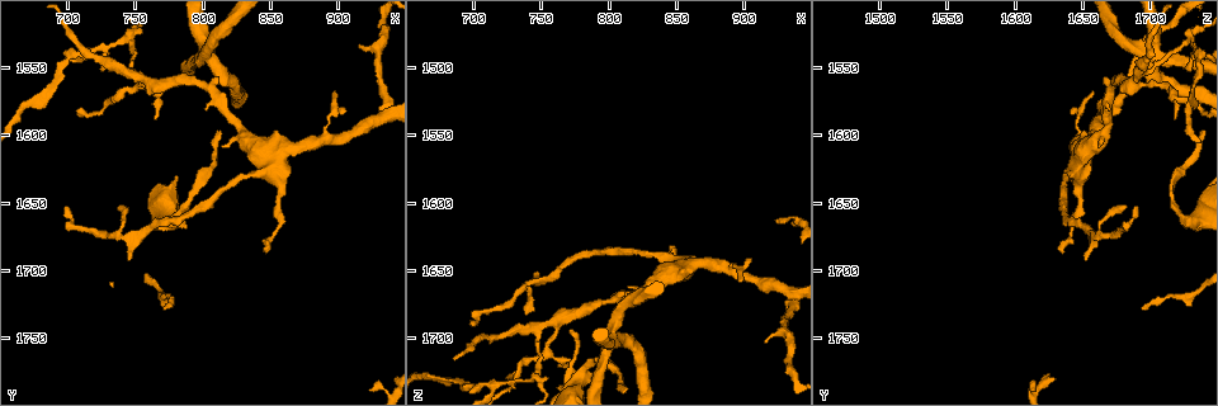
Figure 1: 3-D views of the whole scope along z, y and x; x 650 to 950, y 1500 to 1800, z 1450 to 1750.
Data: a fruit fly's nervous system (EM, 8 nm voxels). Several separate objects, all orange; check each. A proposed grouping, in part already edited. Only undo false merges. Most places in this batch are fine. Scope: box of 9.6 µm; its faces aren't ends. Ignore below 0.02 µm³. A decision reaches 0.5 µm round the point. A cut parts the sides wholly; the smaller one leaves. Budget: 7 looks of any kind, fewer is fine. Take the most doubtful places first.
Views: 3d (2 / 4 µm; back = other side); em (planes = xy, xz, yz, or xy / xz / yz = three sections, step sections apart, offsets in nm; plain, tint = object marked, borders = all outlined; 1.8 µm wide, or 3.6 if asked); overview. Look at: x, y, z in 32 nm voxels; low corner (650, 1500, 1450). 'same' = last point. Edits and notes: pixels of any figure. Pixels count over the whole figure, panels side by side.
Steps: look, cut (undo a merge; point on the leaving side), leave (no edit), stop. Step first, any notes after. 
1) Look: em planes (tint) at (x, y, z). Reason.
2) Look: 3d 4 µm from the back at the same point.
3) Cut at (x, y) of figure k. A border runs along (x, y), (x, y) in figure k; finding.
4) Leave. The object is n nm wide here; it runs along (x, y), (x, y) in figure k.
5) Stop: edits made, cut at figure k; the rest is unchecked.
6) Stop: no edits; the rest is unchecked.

Look: em 3.6 µm planes (plain) at (802, 1542, 1702). Looks like a crossing.

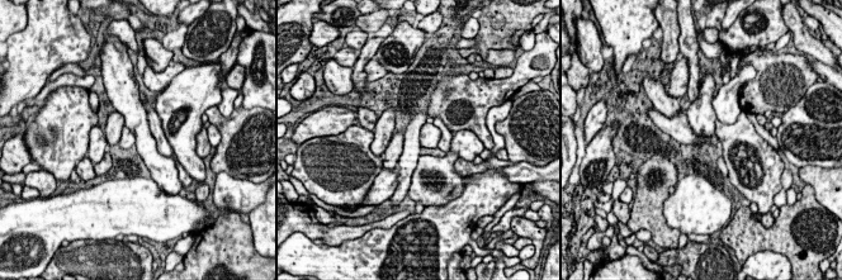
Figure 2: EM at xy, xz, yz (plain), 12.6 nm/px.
Look: em 3.6 µm planes (borders) at the same point. What lies round it.

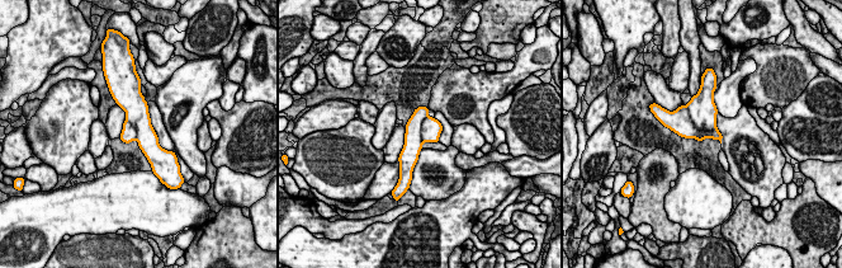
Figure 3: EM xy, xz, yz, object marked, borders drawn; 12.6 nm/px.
Leave. One neuron here.

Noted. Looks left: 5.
Look: em yz step 16 (tint) at (748, 1534, 1724). Three-way junction.

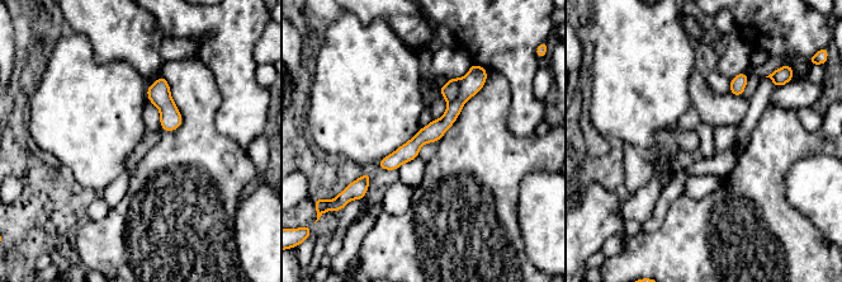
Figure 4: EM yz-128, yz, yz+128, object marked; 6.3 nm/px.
Cut at (450, 90) of figure 4. The object is 120 nm wide here; a border runs along (459, 79), (459, 93), (448, 104) in figure 4; two neurons meet here.

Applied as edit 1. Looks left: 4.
Stop: edits made, cut at figure 4; the rest is unchecked.

